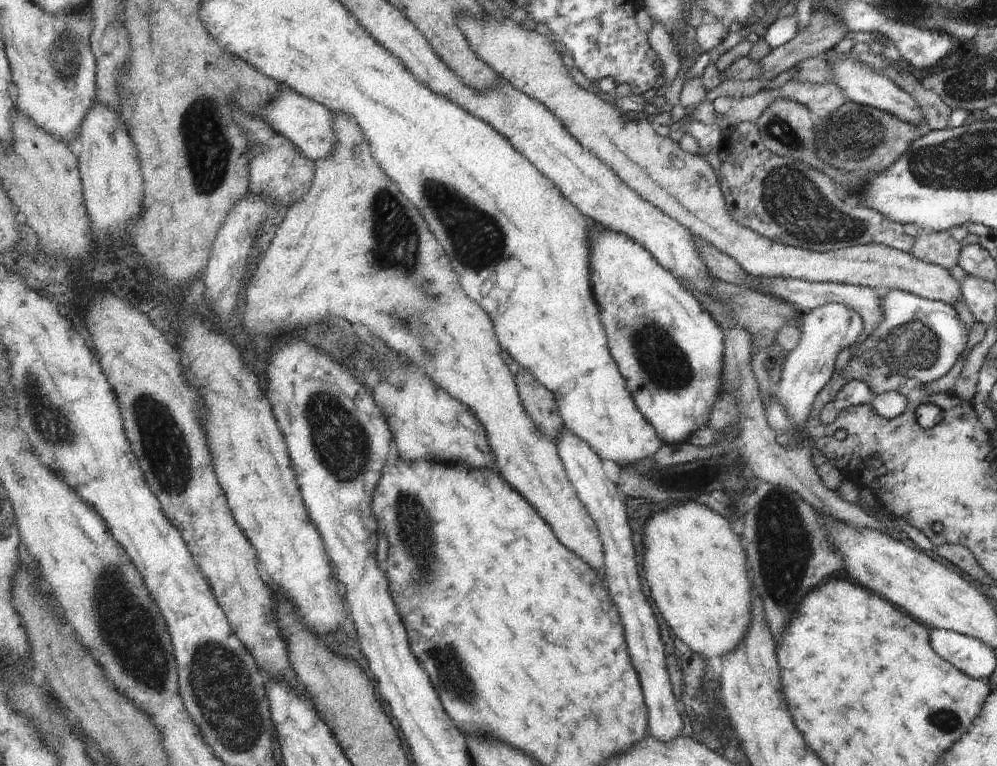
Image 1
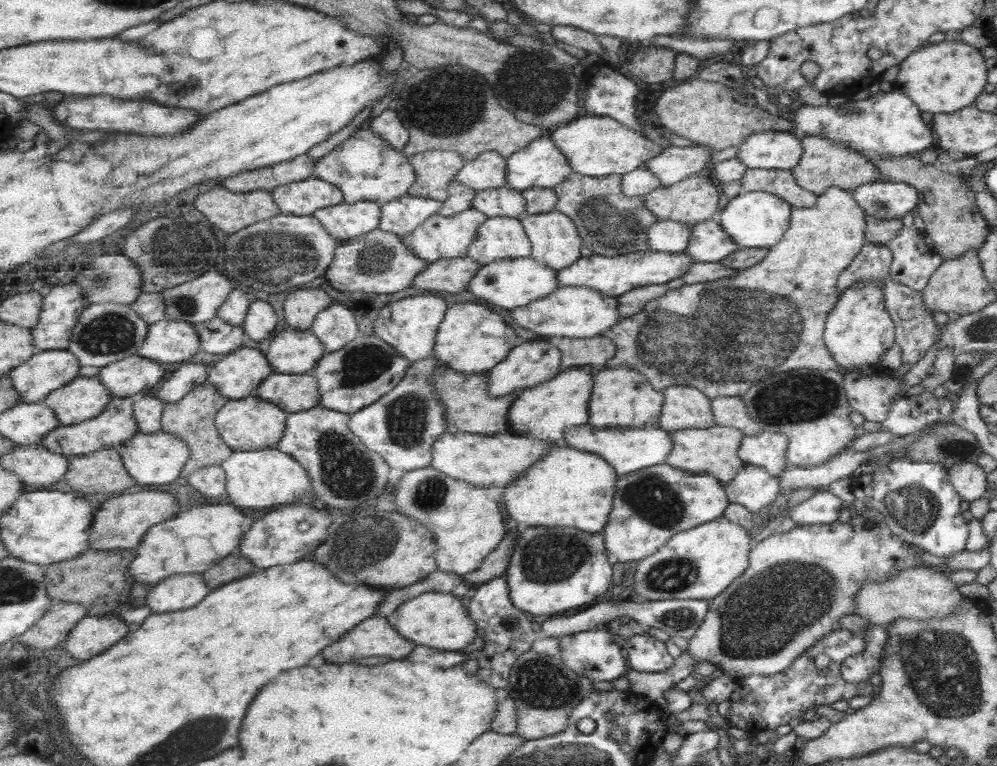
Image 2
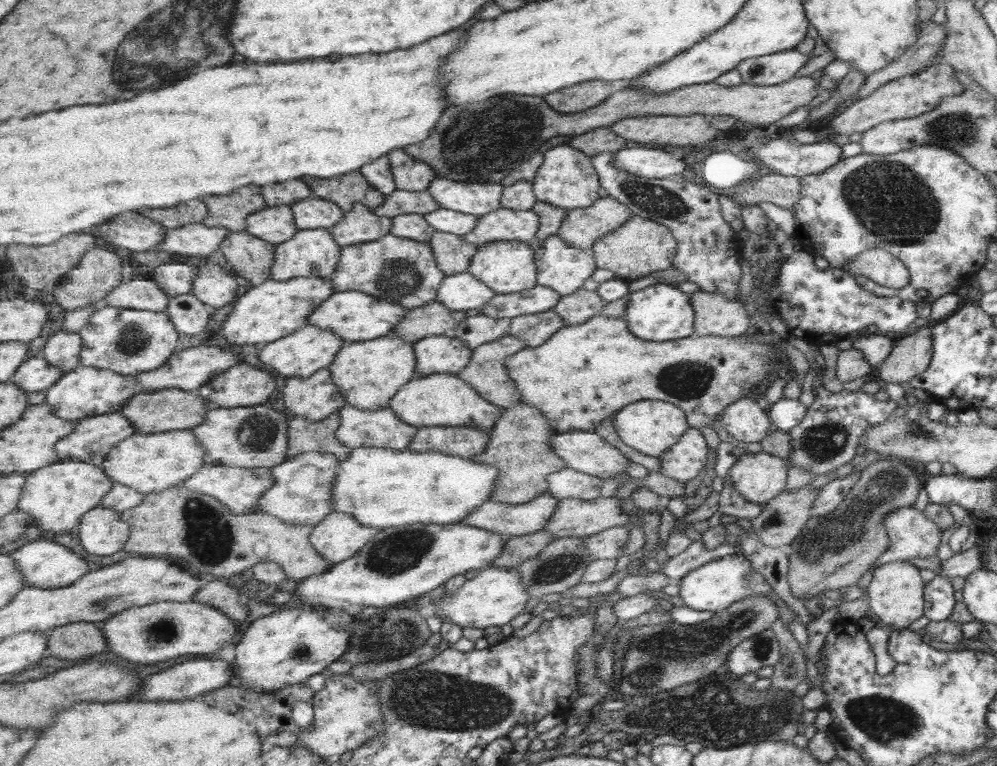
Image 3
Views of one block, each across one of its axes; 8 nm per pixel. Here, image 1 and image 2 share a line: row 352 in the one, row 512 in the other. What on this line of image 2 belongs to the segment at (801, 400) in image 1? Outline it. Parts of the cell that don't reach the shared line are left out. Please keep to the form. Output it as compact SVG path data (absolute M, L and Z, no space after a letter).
M817 490L811 498L797 504L795 508L791 508L789 518L797 526L831 524L837 520L839 508L847 508L847 506L843 506L843 502L839 498L835 498L833 494L829 494L827 490Z

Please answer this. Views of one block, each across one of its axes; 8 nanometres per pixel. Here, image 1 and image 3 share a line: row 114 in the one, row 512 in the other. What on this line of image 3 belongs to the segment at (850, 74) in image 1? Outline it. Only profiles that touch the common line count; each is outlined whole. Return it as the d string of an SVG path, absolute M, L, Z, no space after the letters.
M897 508L883 520L889 538L889 550L875 560L875 568L889 562L909 562L935 556L943 532L921 510Z

